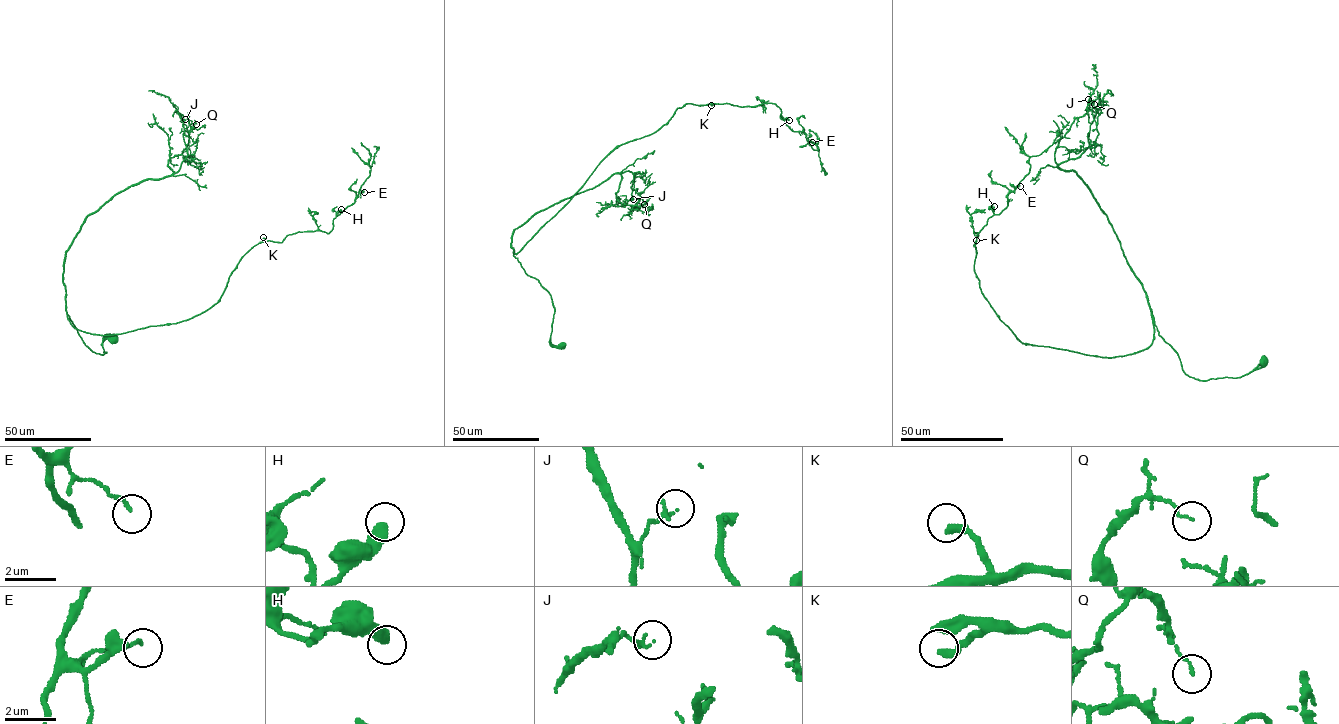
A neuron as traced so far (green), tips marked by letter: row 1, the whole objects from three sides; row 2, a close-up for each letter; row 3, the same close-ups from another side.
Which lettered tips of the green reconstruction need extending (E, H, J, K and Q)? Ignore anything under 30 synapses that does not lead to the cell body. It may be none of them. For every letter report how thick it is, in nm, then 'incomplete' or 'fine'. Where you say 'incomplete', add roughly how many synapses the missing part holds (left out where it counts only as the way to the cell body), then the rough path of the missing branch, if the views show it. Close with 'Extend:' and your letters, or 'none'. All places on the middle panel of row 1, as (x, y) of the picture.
E: calibre 120 nm; fine
H: calibre 440 nm; fine
J: calibre 140 nm; fine
K: calibre 280 nm; incomplete; 300 synapses; course (711, 105), (697, 123), (677, 126), (663, 138), (658, 158), (648, 171), (660, 168)
Q: calibre 80 nm; fine
Extend: K

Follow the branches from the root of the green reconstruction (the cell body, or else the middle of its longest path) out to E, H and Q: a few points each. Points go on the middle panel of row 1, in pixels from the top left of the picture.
E: (561, 345), (551, 342), (550, 294), (513, 254), (613, 150), (654, 133), (687, 103), (774, 103), (812, 142)
H: (561, 345), (551, 342), (550, 294), (513, 254), (605, 157), (654, 133), (687, 103), (772, 103), (789, 120)
Q: (561, 345), (551, 342), (551, 296), (514, 256), (513, 231), (615, 173), (617, 200), (644, 204)

